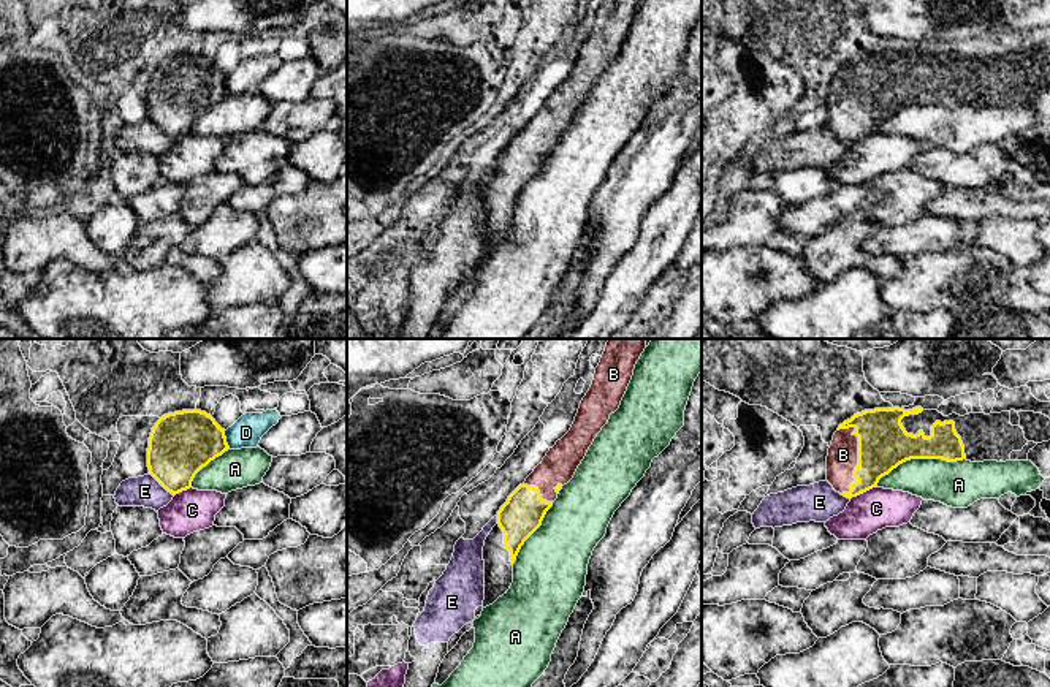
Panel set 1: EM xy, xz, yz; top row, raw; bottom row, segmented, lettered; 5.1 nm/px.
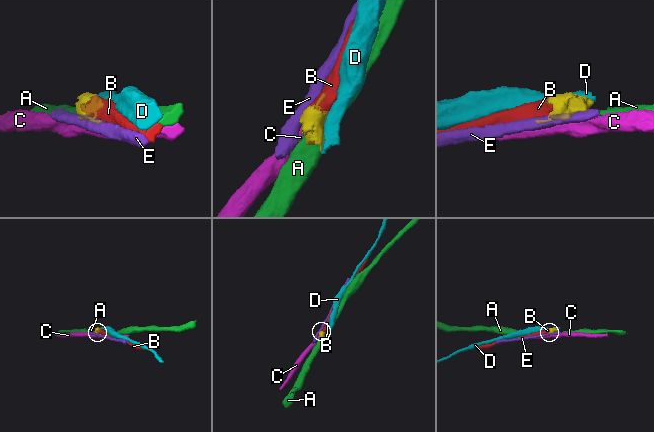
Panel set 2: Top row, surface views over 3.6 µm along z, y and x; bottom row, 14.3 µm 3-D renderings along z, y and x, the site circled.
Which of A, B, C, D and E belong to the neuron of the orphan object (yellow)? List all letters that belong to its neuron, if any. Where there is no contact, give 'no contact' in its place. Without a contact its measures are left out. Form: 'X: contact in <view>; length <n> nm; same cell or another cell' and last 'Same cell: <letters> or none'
A: contact in yz; length 480 nm; another cell
B: contact in yz; length 360 nm; same cell
C: contact in yz; length 150 nm; another cell
D: contact in xy; length 100 nm; another cell
E: contact in xy; length 170 nm; another cell
Same cell: B

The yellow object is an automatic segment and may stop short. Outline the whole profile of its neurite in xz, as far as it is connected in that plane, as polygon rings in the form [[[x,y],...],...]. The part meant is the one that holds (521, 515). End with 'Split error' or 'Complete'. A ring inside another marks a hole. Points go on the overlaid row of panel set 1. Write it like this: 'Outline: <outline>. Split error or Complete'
Outline: [[[608,339],[570,431],[550,448],[543,461],[497,511],[497,524],[483,546],[483,608],[510,589],[513,564],[521,546],[542,526],[559,491],[573,478],[594,438],[610,415],[619,408],[646,340]]]. Split error

